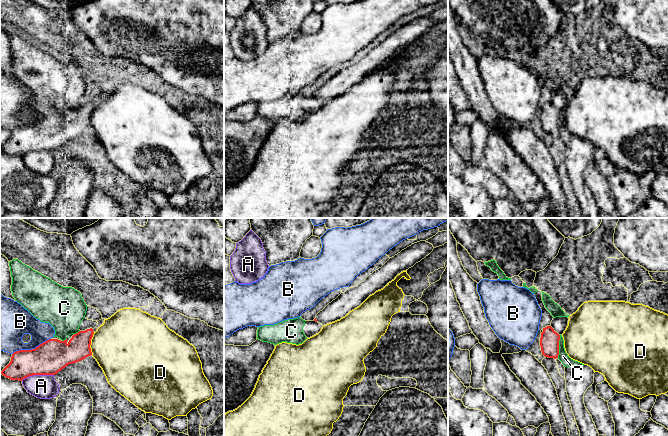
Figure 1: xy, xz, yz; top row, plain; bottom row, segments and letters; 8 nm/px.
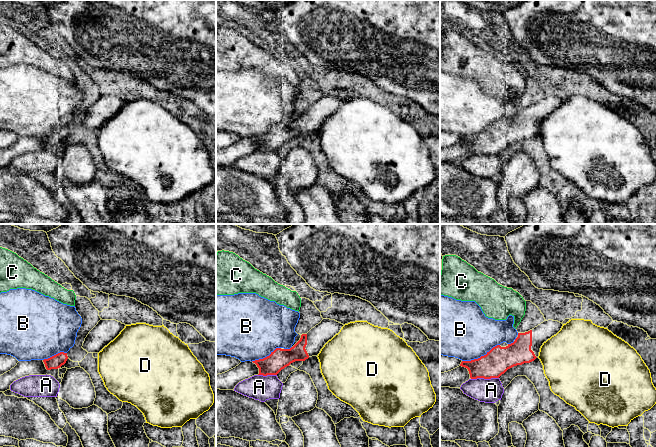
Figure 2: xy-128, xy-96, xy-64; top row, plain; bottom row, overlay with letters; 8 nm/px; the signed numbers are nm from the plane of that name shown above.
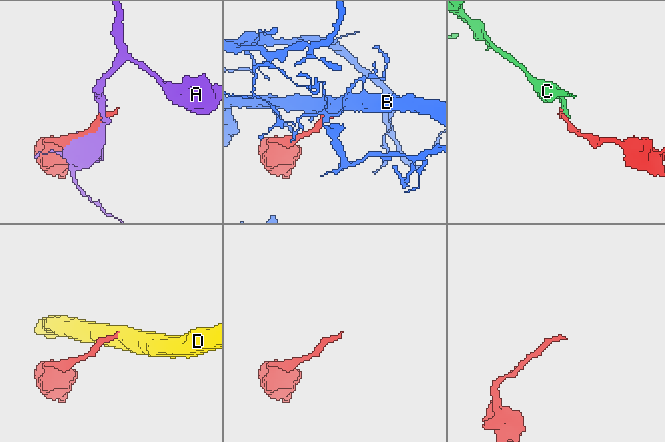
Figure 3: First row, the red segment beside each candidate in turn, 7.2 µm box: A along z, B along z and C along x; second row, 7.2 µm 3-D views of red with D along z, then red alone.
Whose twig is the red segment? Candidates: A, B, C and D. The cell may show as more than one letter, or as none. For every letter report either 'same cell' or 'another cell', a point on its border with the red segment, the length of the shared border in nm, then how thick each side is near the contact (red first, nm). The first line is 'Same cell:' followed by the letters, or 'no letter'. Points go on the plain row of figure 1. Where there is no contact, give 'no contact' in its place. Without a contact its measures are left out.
Same cell: no letter
A: another cell; contact xy (37, 150); length 260 nm; calibres 260 and 190 nm
B: another cell; contact xy (31, 125); length 340 nm; calibres 260 and 280 nm
C: another cell; contact yz (558, 122); length 190 nm; calibres 160 and 80 nm
D: another cell; contact xy (90, 119); length 190 nm; calibres 200 and 460 nm

